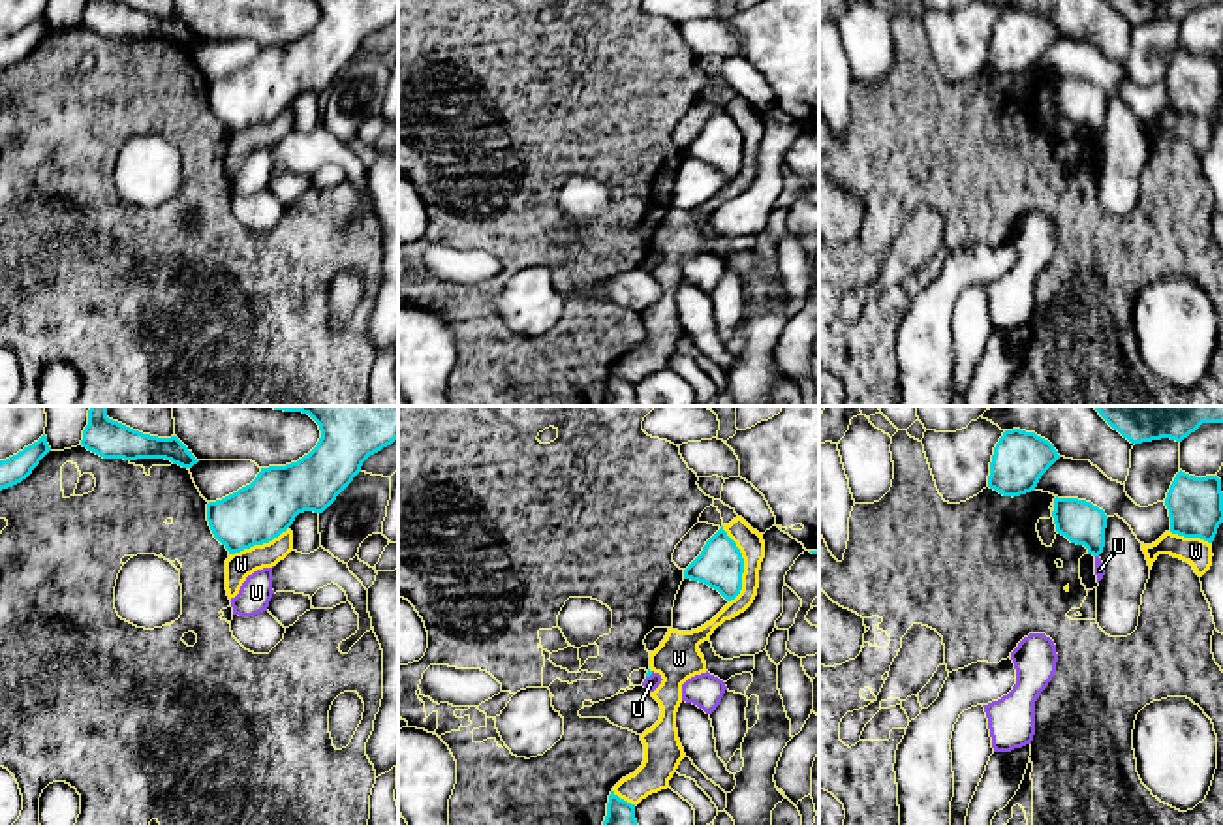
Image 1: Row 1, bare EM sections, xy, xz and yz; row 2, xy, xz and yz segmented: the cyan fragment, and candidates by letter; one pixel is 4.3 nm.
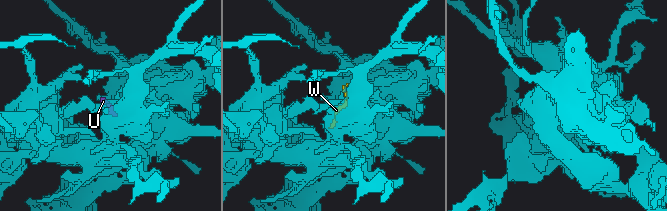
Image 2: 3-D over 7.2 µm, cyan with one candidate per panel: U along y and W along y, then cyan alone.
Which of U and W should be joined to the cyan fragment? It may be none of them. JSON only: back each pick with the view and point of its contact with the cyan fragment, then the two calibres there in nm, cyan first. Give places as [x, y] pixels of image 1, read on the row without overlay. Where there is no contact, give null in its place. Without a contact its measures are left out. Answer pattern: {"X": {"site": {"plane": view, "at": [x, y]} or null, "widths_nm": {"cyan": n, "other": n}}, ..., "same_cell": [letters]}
{"same_cell": []}

